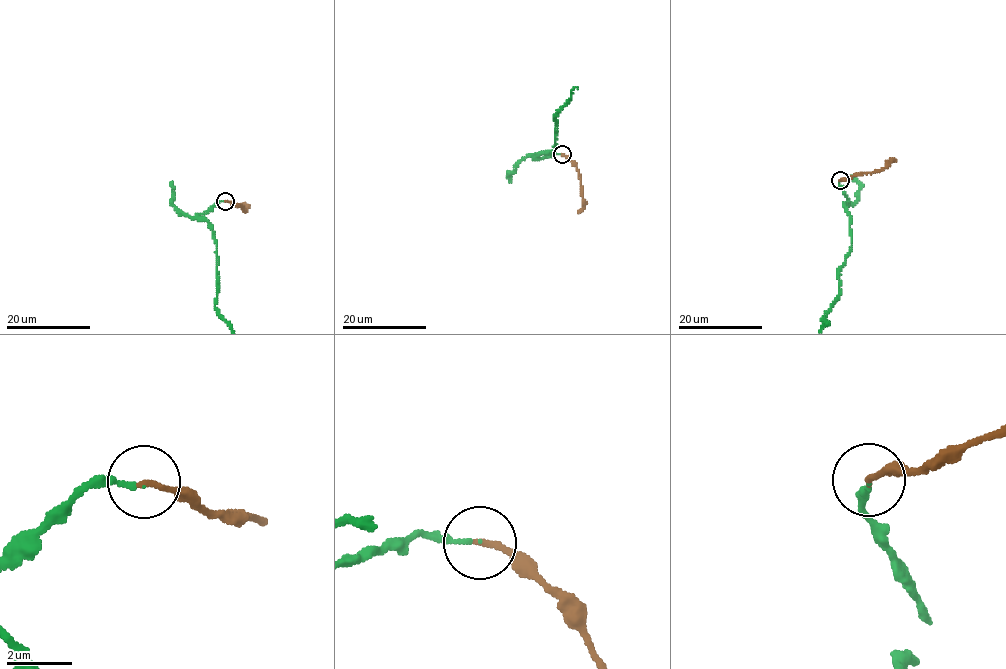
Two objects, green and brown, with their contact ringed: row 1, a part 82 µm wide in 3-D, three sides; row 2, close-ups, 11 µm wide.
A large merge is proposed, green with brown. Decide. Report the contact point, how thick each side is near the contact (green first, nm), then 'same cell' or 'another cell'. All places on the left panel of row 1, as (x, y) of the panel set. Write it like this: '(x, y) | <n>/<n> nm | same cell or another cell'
(225, 201) | 130/180 nm | same cell

